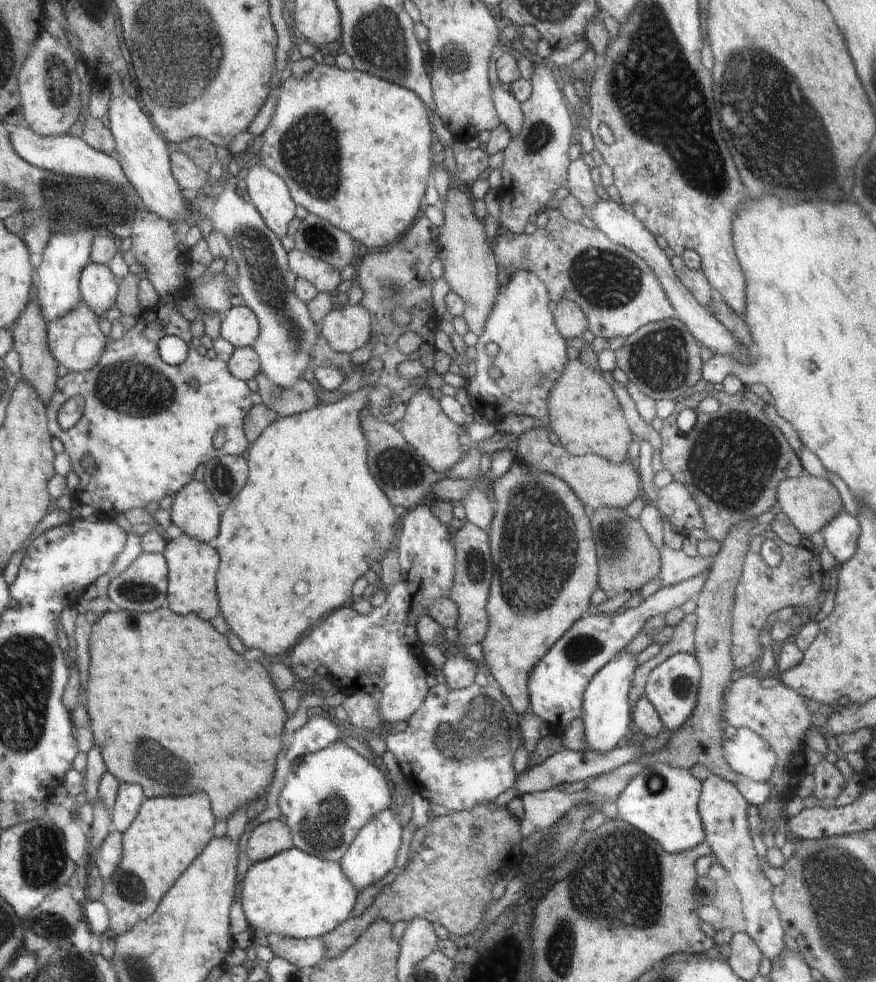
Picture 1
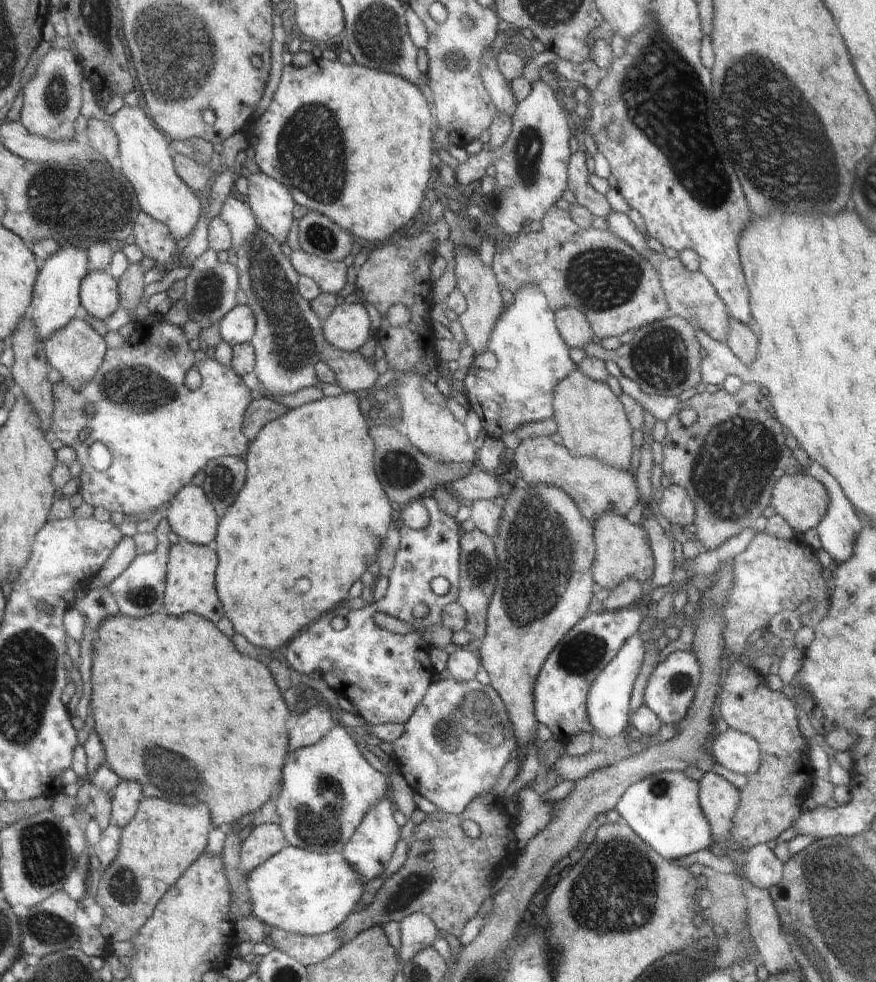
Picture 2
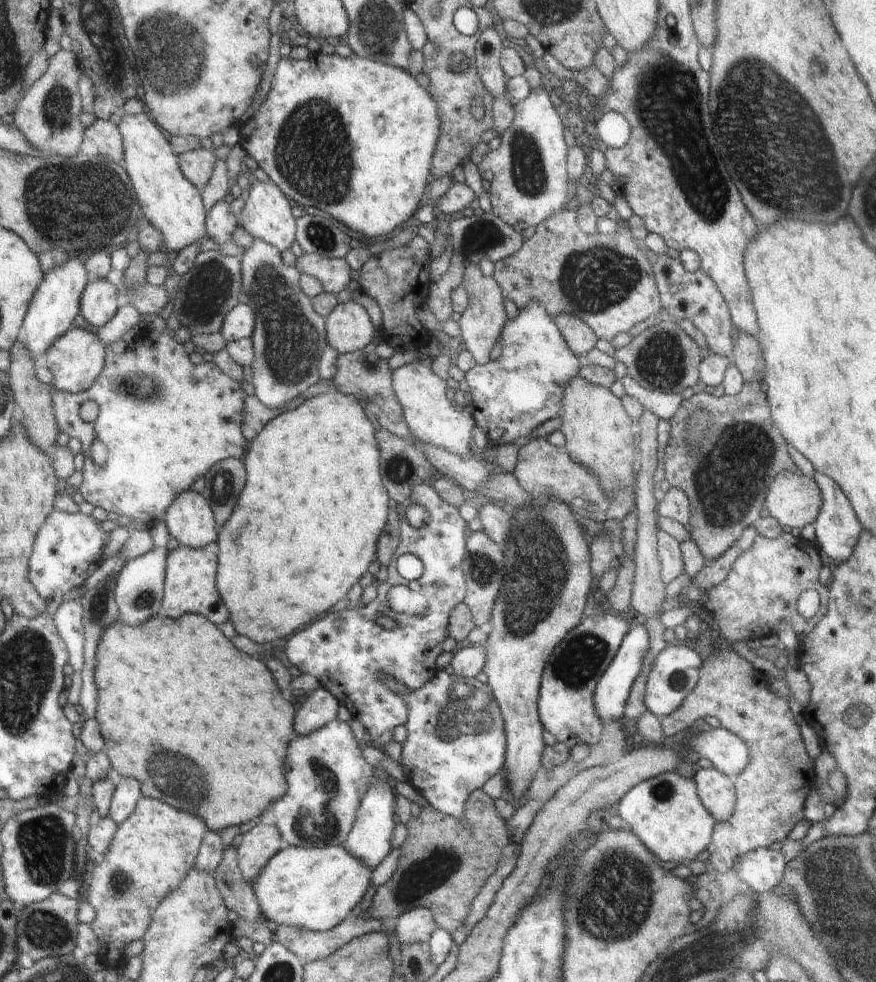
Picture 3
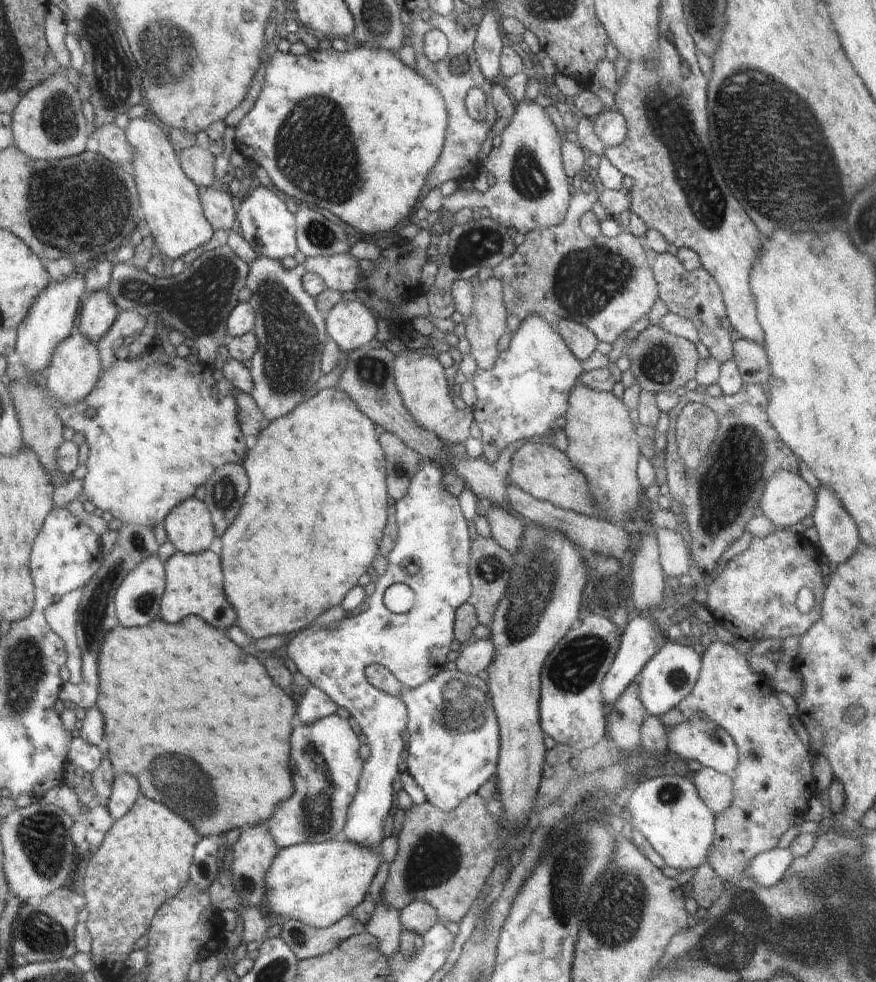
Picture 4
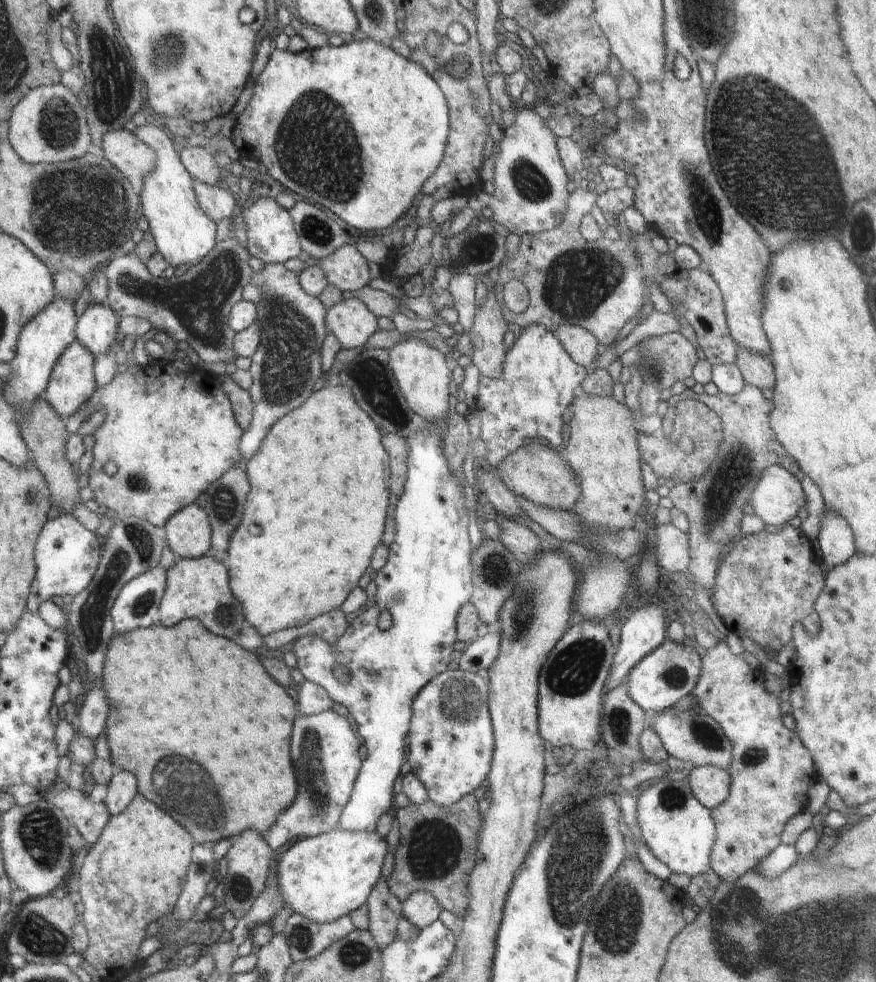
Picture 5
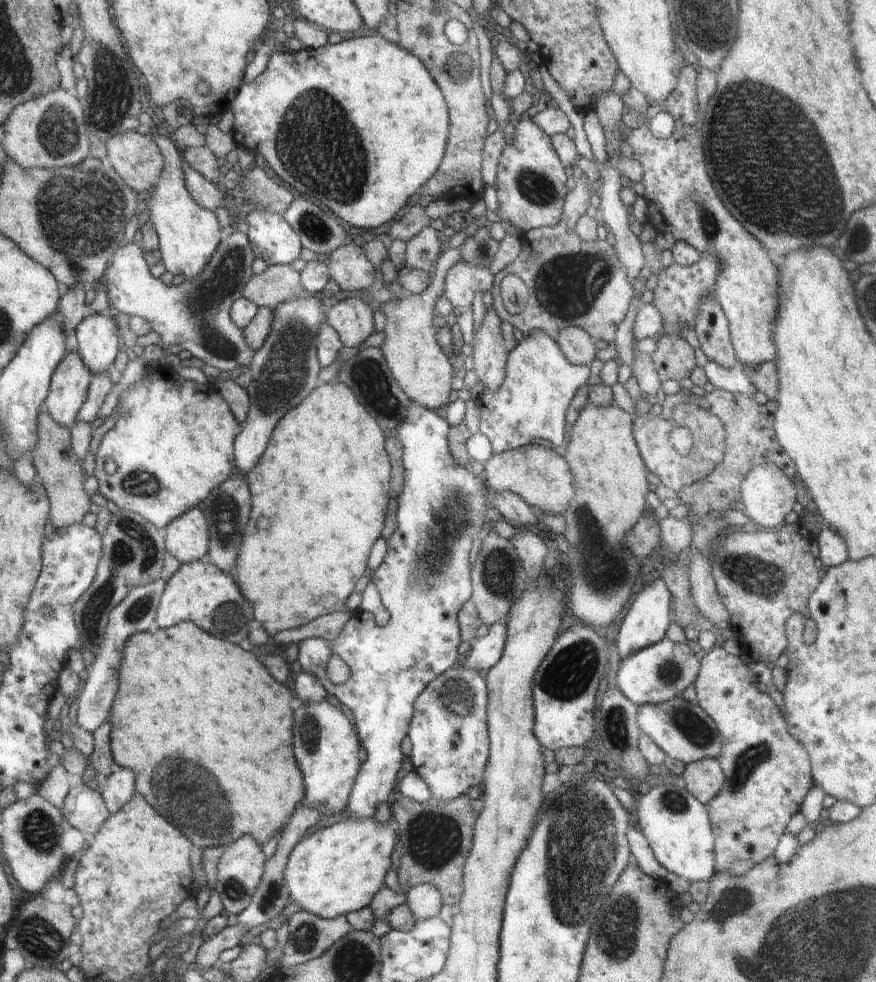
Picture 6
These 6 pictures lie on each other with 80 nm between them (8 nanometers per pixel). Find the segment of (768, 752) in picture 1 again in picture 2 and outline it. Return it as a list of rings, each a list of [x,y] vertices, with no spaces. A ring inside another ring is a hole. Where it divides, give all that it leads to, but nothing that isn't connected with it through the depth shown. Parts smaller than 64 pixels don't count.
[[[734,729],[714,737],[710,749],[713,750],[716,762],[736,774],[753,775],[763,761],[756,739]]]

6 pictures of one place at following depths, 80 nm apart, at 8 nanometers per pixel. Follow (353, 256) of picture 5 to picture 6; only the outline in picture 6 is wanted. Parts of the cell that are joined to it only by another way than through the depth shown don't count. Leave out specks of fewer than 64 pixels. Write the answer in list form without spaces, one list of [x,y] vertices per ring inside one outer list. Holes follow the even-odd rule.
[[[347,242],[328,254],[325,260],[340,290],[355,292],[372,288],[375,268],[360,246]]]

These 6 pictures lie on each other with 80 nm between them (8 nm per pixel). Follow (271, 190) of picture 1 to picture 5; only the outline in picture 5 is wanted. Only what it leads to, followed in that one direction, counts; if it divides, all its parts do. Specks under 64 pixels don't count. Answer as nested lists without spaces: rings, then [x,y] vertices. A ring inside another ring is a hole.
[[[262,196],[257,200],[247,202],[238,210],[244,218],[246,224],[247,244],[244,244],[252,256],[256,256],[268,263],[285,263],[300,254],[300,244],[298,244],[297,230],[294,230],[295,222],[291,214],[281,207],[276,198]]]

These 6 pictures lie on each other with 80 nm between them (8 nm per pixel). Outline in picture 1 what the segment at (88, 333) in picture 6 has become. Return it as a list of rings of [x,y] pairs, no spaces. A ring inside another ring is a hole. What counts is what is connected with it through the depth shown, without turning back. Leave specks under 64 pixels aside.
[[[91,263],[81,278],[83,300],[96,314],[102,315],[106,309],[115,304],[118,285],[118,278],[111,273],[107,265]]]

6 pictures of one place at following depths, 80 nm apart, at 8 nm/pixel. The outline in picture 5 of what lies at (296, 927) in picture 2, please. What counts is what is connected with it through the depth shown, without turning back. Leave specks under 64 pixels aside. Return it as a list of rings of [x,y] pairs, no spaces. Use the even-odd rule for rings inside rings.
[[[340,828],[287,846],[280,852],[276,871],[276,880],[281,890],[284,907],[320,924],[336,921],[351,913],[366,904],[372,887],[379,879],[384,852],[386,852],[386,839],[380,840],[376,831],[359,833]]]

